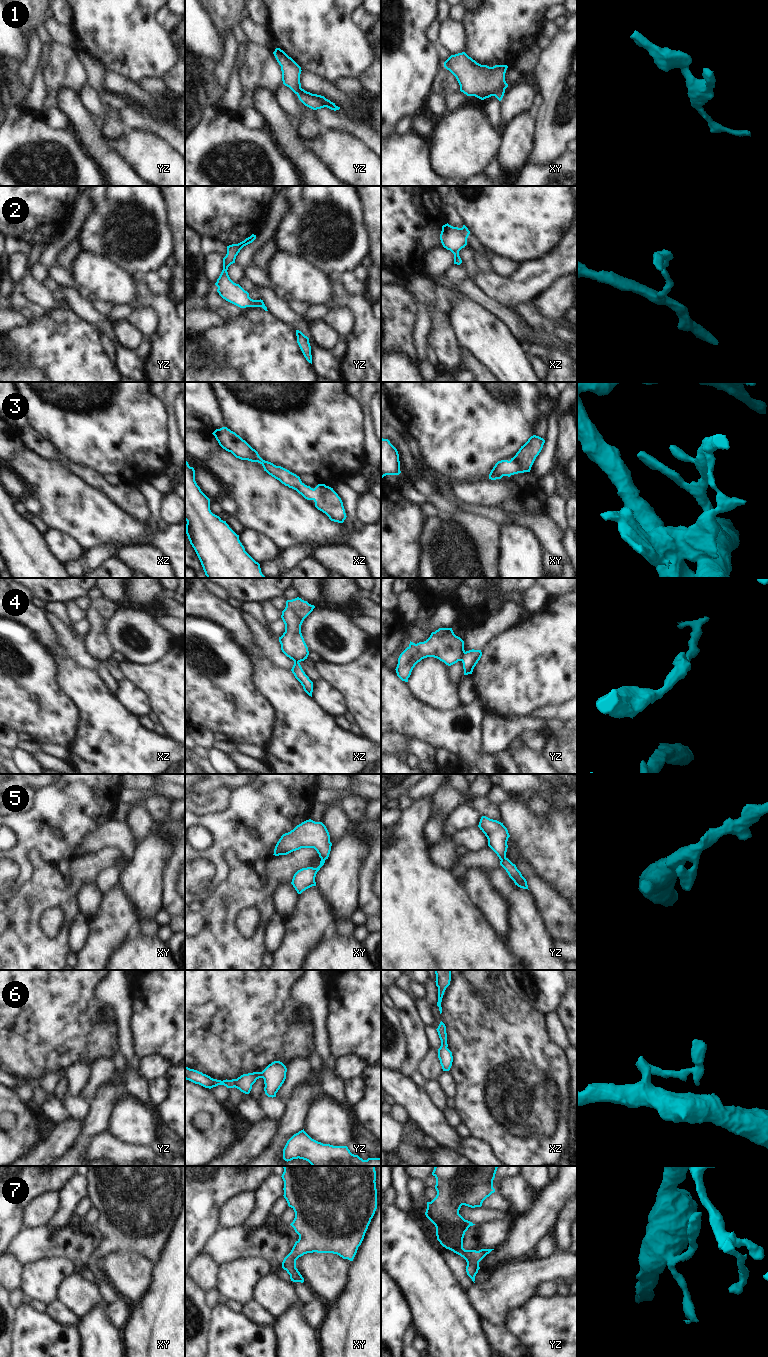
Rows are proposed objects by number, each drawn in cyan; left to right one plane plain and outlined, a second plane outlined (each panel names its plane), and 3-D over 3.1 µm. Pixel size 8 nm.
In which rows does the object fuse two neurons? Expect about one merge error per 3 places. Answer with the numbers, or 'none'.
4

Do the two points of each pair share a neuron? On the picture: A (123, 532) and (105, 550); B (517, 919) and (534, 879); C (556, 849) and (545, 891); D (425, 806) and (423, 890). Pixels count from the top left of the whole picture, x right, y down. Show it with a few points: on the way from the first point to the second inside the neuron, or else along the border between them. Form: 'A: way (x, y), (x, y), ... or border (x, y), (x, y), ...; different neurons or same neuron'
A: border (121, 545), (100, 544), (88, 549); different neurons
B: border (528, 890), (539, 911); different neurons
C: border (531, 865), (542, 878), (565, 897); different neurons
D: way (415, 827), (415, 869); same neuron

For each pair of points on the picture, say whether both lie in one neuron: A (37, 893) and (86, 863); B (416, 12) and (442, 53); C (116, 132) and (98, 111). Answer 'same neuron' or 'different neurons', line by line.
A: same neuron
B: different neurons
C: same neuron

